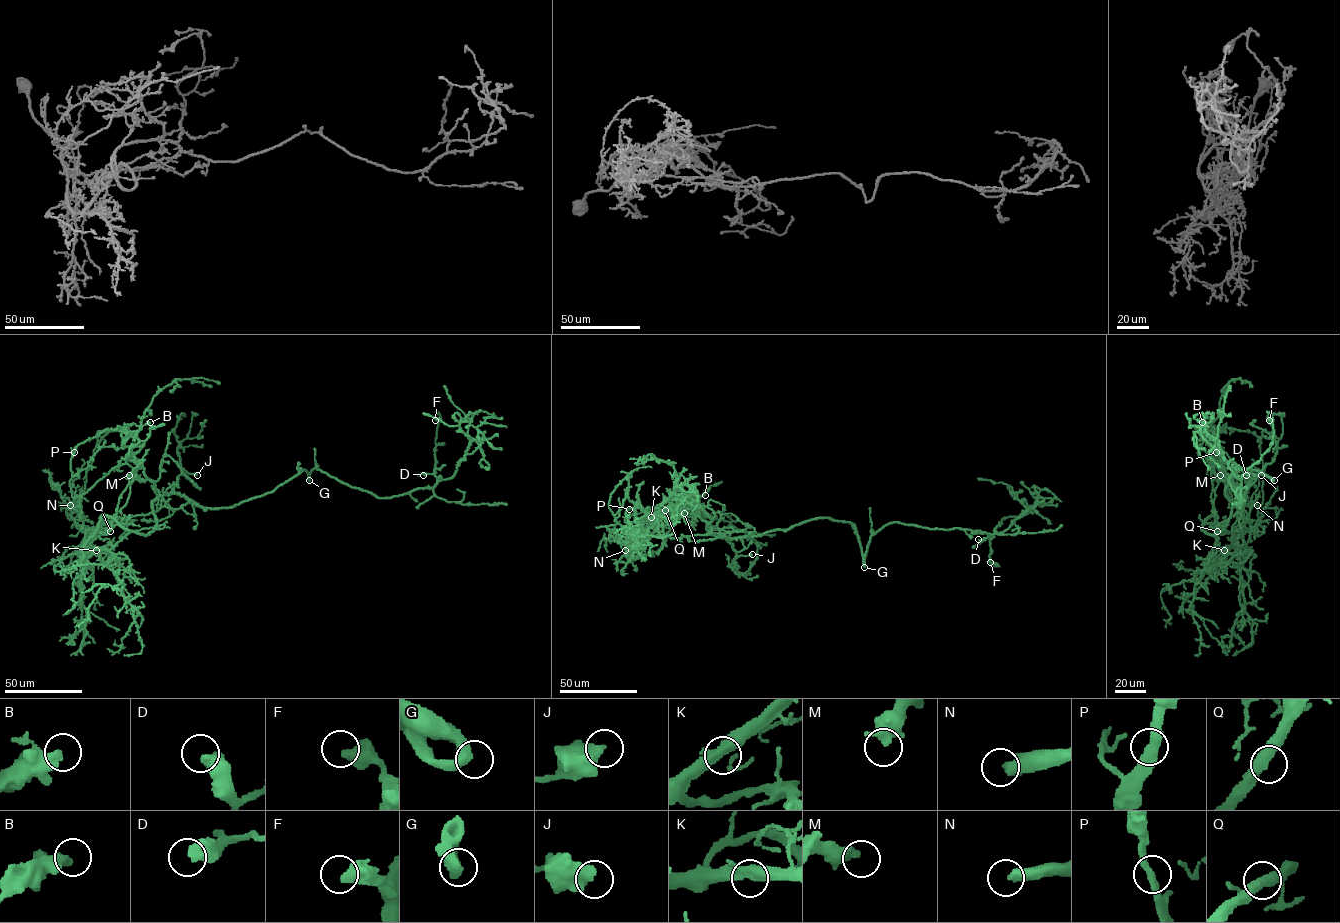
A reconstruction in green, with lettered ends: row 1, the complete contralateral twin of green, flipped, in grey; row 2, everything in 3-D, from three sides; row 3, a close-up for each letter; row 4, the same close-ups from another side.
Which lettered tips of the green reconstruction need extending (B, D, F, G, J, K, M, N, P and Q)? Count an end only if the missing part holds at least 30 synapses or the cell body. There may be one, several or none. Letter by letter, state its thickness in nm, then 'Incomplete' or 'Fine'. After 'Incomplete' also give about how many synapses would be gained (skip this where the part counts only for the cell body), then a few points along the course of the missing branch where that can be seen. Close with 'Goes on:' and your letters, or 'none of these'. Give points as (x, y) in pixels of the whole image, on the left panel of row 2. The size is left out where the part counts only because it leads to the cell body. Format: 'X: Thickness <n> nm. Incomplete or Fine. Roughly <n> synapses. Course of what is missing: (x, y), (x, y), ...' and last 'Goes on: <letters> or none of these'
B: Thickness 480 nm. Fine
D: Thickness 600 nm. Fine
F: Thickness 550 nm. Fine
G: Thickness 360 nm. Fine
J: Thickness 600 nm. Fine
K: Thickness 480 nm. Fine
M: Thickness 500 nm. Fine
N: Thickness 440 nm. Incomplete
P: Thickness 320 nm. Fine
Q: Thickness 320 nm. Incomplete. Roughly 30 synapses
Goes on: N, Q

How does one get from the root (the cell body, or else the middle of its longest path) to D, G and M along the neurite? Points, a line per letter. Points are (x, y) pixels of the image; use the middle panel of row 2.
D: (811, 519), (830, 518), (851, 522), (864, 557), (870, 537), (893, 522), (992, 534), (981, 542), (978, 539)
G: (811, 519), (830, 518), (851, 522), (864, 567)
M: (811, 519), (786, 529), (723, 538), (711, 533), (695, 506), (686, 507), (684, 513)

